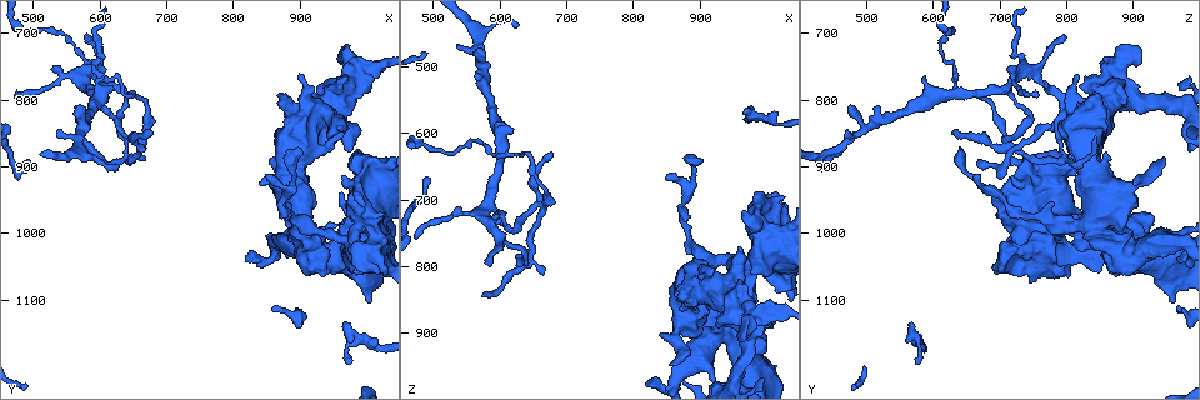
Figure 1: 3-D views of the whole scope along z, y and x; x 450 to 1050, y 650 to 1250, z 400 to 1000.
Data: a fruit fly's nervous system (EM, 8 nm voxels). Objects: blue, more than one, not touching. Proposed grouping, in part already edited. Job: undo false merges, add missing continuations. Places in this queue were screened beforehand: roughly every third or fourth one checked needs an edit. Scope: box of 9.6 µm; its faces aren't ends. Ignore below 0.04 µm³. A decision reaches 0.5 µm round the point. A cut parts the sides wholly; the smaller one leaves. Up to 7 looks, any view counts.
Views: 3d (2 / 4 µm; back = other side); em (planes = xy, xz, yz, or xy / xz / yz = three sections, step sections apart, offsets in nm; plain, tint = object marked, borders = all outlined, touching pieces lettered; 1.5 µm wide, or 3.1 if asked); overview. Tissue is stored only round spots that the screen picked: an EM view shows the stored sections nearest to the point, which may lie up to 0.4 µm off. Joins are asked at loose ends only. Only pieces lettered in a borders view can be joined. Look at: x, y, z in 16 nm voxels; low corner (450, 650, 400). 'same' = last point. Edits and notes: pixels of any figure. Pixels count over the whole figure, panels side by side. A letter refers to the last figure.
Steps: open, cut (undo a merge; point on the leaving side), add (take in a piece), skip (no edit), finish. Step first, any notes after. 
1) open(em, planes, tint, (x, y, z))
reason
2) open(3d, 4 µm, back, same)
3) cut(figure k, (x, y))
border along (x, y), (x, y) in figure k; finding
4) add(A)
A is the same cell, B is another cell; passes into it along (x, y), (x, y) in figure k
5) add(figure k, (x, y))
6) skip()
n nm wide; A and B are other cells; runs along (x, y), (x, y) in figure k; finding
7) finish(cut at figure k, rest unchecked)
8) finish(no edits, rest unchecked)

open(3d, 2 µm, (620, 820, 745))
abrupt turn

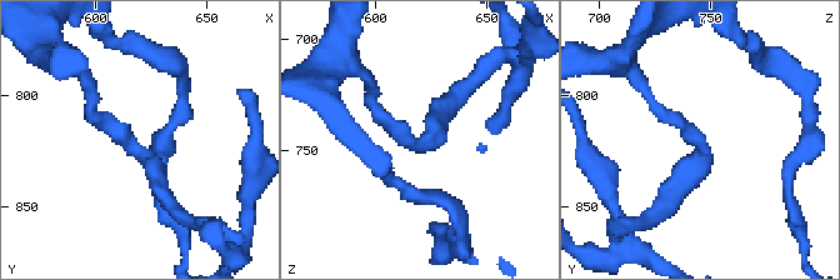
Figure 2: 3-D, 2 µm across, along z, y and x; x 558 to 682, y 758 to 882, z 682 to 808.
open(em, planes, borders, (617, 822, 748))
now the EM

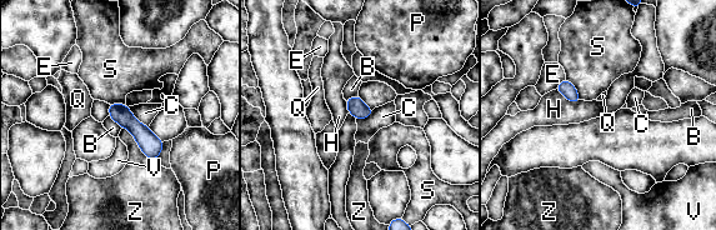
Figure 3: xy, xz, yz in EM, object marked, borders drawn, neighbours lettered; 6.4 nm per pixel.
skip()
110 nm wide; Z touches over 320 nm; B, C, E, H, P, Q, S, V and Z are other cells; all the same cell

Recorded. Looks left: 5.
open(em, planes, borders, (575, 850, 845))
tapers out

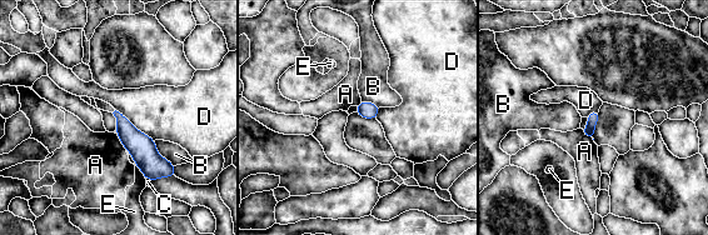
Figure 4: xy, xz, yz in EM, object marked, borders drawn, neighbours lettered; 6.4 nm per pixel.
skip()
D touches over 340 nm; A, B, C, D and E are other cells; no lettered piece goes on from it

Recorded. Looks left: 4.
open(em, planes, borders, (960, 845, 770))
an open end

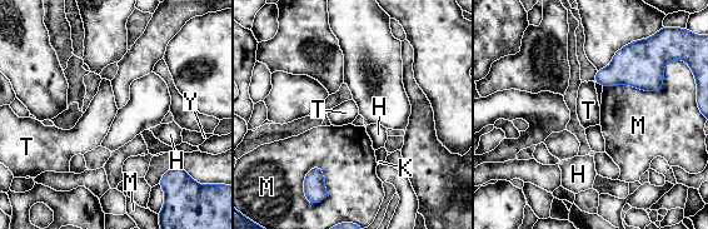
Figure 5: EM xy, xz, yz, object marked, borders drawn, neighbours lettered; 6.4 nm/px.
skip()
H, K, M, T and Y are other cells; border along (594, 80), (602, 86) in figure 5; no lettered piece goes on from it

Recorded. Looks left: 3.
finish(no edits, rest unchecked)

